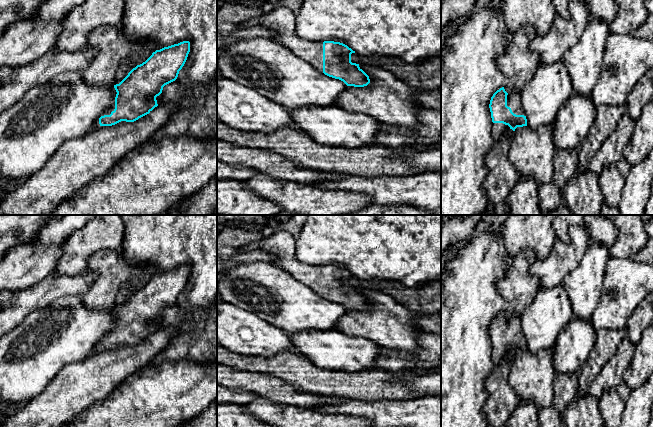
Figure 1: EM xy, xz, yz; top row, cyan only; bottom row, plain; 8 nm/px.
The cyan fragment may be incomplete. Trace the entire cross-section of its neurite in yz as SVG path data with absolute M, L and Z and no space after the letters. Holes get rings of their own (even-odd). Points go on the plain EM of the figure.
M504 311L497 314L489 328L493 346L492 361L498 366L507 354L527 350L525 336L521 329L520 316L508 318Z

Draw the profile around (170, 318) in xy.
M217 300L210 307L189 312L175 304L163 311L156 324L158 330L175 328L176 334L151 365L179 359L195 361L200 353L209 363L217 361Z

